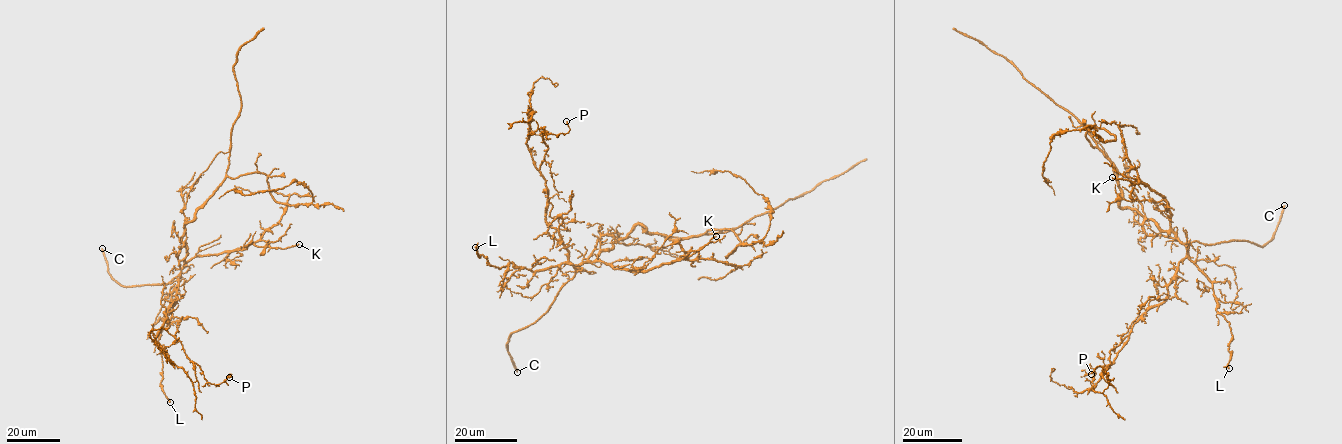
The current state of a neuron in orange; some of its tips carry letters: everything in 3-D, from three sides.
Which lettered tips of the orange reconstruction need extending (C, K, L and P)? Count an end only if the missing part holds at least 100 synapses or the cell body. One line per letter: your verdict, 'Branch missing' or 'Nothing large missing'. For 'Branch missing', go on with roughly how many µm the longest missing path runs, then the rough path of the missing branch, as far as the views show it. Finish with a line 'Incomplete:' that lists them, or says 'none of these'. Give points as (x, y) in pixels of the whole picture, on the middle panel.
C: Branch missing. Missing length about 25 µm. Course of what is missing: (517, 372), (512, 383), (516, 387), (537, 380)
K: Nothing large missing
L: Nothing large missing
P: Nothing large missing
Incomplete: C

